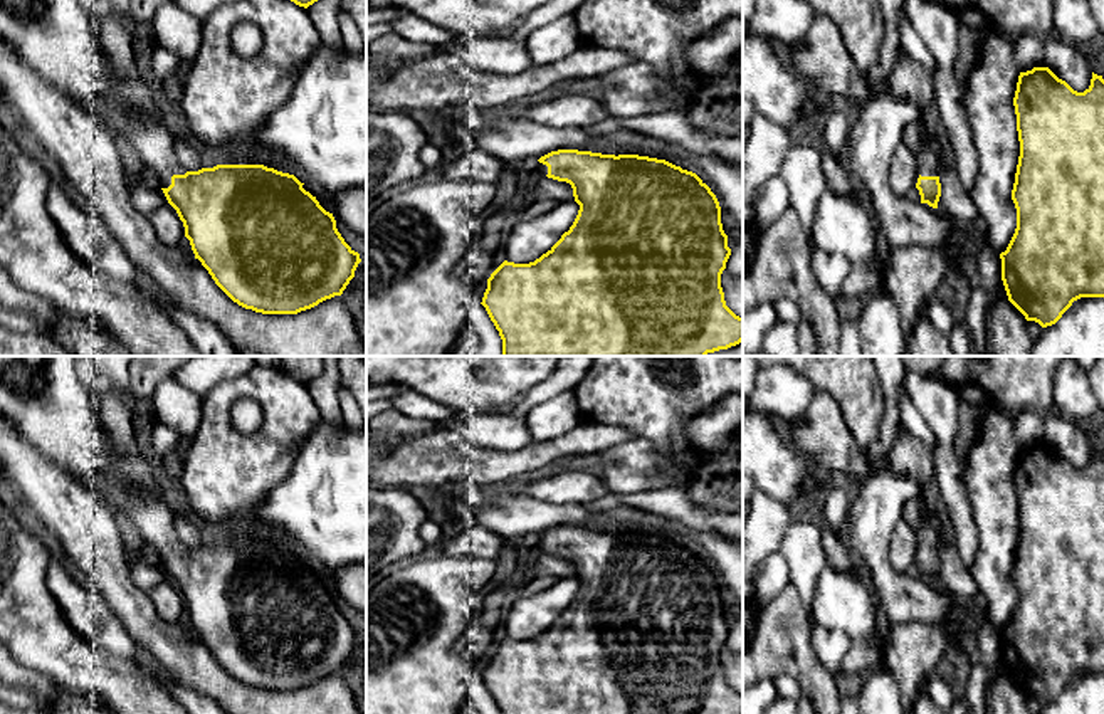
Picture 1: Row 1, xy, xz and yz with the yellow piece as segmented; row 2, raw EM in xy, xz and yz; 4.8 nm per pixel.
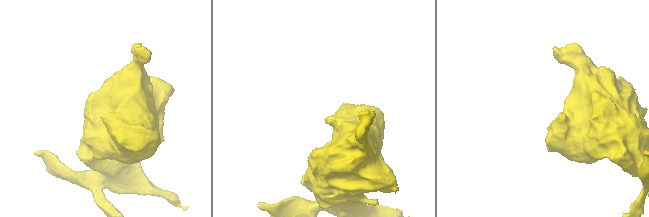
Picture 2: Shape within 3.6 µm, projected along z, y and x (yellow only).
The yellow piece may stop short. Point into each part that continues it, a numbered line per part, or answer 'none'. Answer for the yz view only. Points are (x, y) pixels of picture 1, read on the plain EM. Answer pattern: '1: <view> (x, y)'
1: yz (930, 535)

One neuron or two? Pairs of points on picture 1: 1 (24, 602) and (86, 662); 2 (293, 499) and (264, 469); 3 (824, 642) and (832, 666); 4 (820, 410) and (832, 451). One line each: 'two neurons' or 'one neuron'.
1: one neuron
2: two neurons
3: one neuron
4: one neuron

